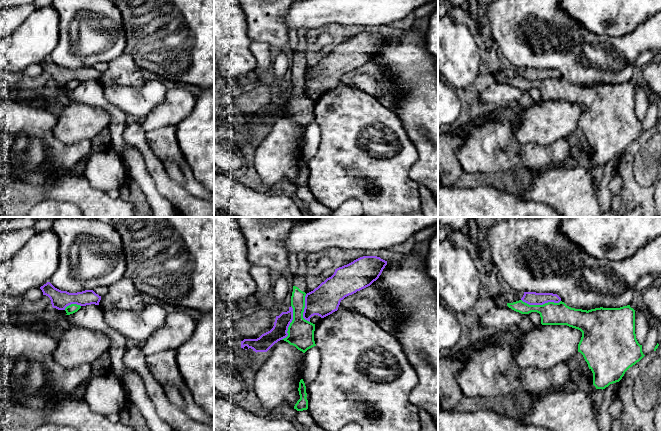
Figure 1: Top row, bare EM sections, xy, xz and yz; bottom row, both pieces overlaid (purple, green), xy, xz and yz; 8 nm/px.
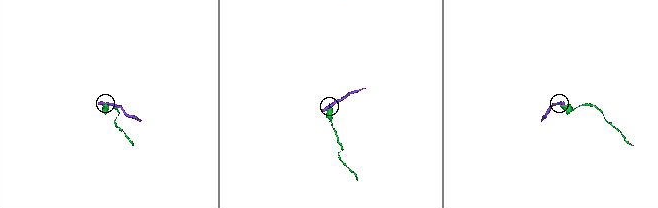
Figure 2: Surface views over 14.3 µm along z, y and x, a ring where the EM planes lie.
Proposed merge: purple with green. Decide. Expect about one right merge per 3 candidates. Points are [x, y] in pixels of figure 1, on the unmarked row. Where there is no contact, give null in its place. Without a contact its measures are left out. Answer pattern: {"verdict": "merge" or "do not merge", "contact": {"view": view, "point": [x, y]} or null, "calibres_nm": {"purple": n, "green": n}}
{"verdict": "do not merge", "contact": {"view": "yz", "point": [541, 80]}, "calibres_nm": {"purple": 110, "green": 180}}

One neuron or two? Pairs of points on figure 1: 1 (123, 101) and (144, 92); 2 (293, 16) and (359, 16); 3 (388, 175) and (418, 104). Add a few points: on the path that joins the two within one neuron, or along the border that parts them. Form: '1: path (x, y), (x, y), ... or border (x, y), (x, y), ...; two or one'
1: path (128, 100), (136, 100), (139, 97); one
2: path (309, 14), (343, 14); one
3: border (394, 111), (418, 152); two

